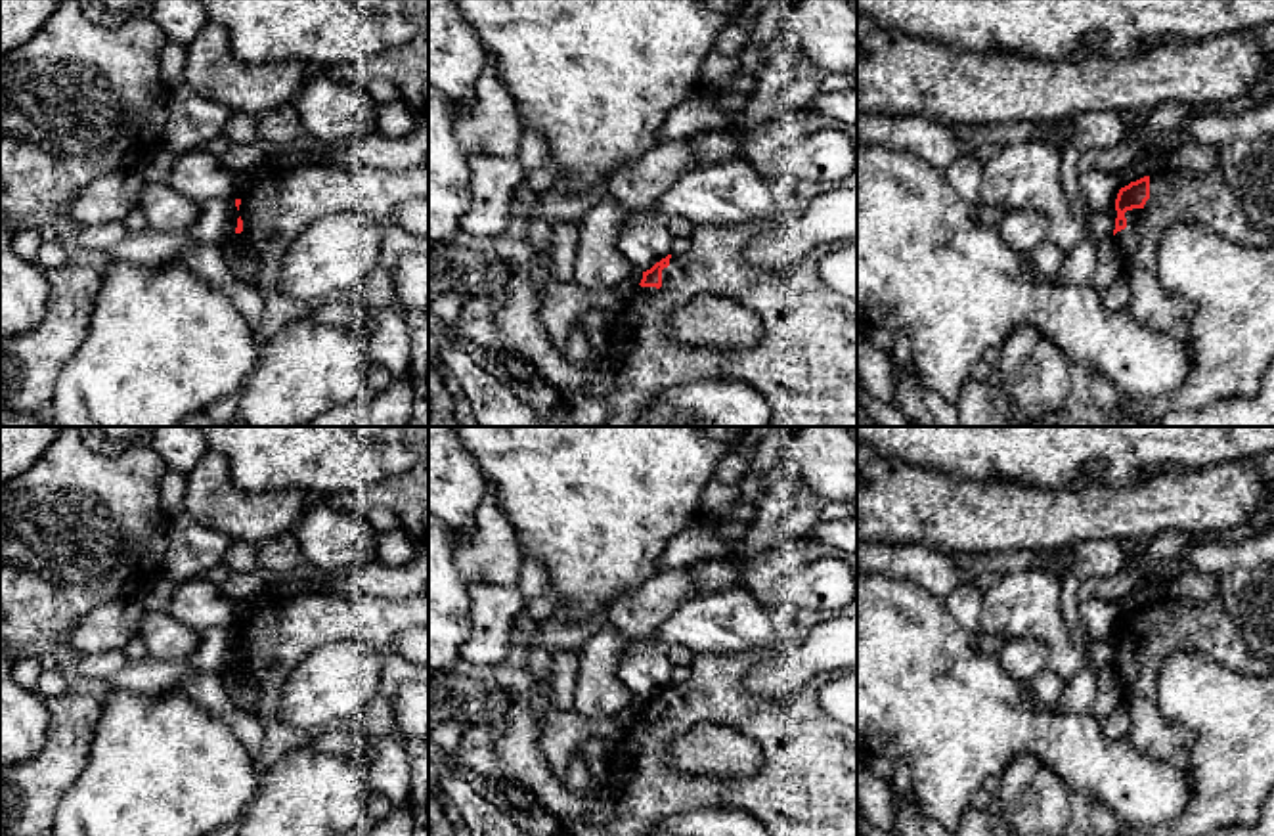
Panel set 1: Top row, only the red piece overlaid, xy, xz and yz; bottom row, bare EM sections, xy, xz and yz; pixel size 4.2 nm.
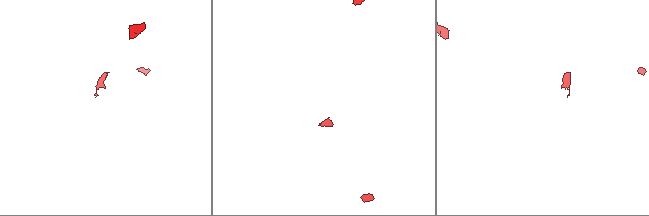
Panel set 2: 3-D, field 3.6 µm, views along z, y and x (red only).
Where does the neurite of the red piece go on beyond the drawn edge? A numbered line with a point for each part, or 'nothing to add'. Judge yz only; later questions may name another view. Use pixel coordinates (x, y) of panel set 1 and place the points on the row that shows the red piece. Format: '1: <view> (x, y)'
1: yz (1206, 199)

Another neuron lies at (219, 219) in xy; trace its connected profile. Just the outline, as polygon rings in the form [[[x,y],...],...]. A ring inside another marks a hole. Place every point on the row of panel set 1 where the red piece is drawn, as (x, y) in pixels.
[[[212,199],[201,205],[199,220],[182,233],[159,233],[143,230],[140,233],[124,233],[119,243],[107,249],[109,260],[128,262],[134,266],[168,264],[180,258],[189,245],[216,243],[235,235],[239,210],[235,199]]]

